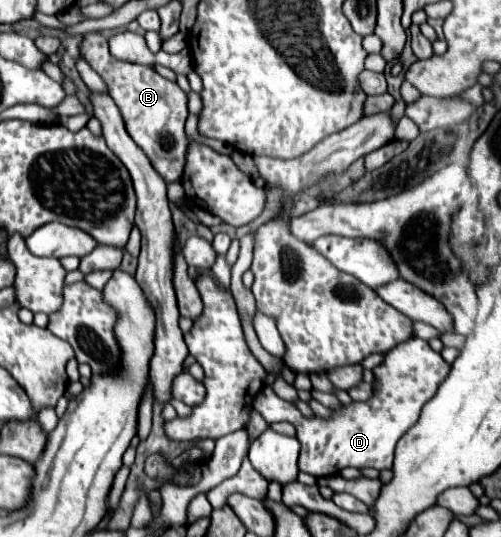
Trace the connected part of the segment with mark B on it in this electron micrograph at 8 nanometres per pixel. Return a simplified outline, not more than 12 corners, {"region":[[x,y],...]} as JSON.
{"region":[[85,33],[127,133],[165,181],[185,167],[187,95]]}

